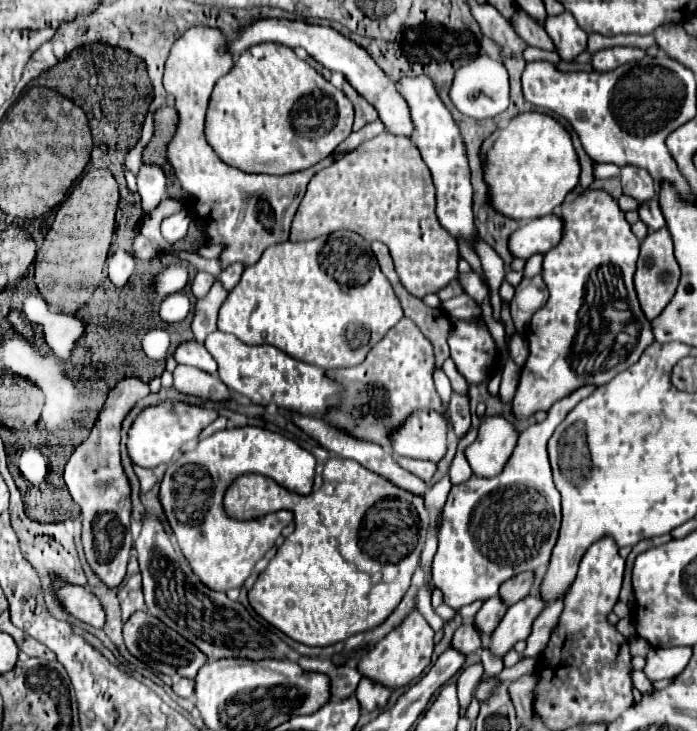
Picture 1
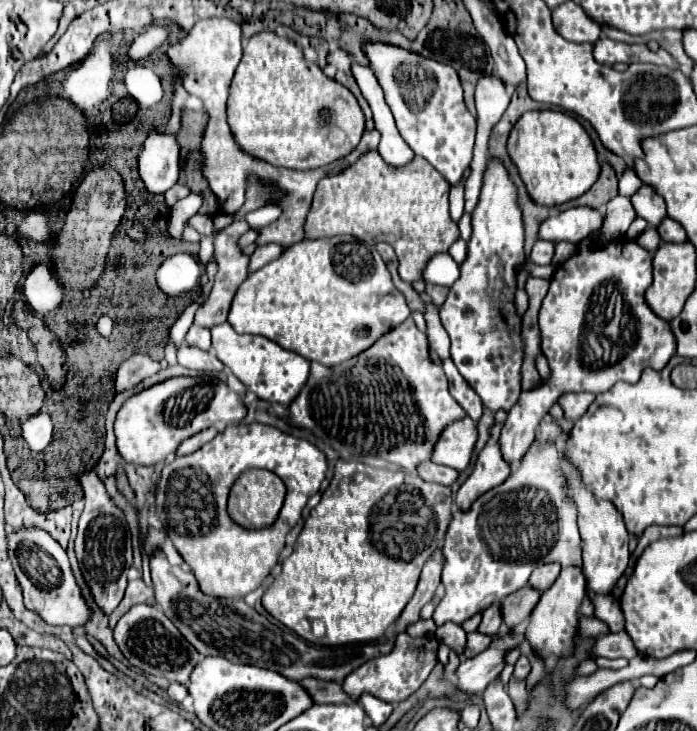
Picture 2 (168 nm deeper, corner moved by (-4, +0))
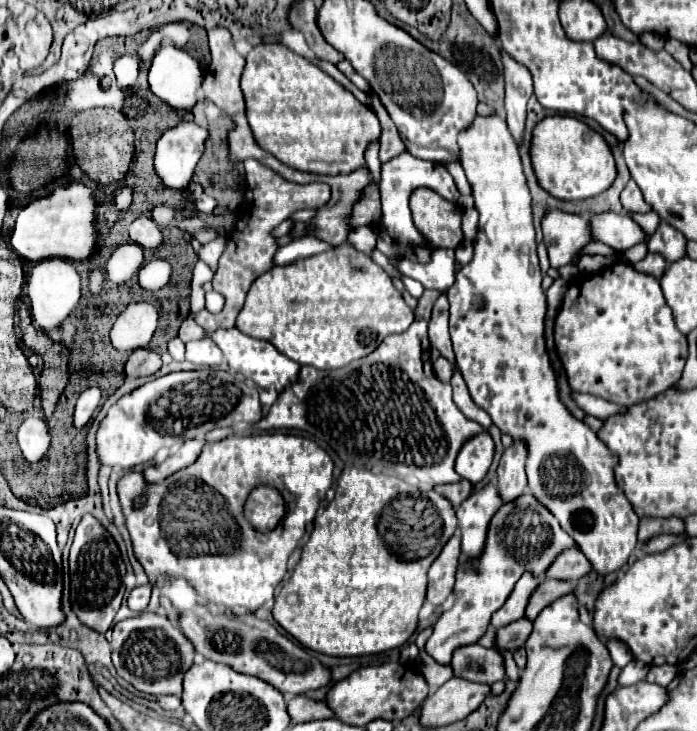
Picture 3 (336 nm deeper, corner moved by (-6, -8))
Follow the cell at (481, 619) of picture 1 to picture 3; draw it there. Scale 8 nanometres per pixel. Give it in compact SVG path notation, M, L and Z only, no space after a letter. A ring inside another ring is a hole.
M553 578L545 580L545 582L539 584L539 588L535 588L535 592L531 594L531 600L529 600L527 608L525 608L525 618L527 618L527 620L535 620L537 614L539 614L547 604L551 604L553 600L557 600L559 596L563 596L563 594L567 594L567 592L571 592L571 590L573 590L573 584L569 584L569 582L561 582L561 580L553 580Z

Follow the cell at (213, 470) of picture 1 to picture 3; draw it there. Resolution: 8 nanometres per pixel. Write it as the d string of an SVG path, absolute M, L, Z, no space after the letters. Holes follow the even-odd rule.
M276 432L272 434L249 436L229 436L229 438L219 440L219 442L209 442L209 444L205 444L201 456L199 456L191 466L187 466L187 468L183 468L183 470L171 474L167 480L163 480L163 482L159 482L159 484L151 484L151 488L147 488L147 484L143 484L143 474L141 474L141 472L129 472L129 474L125 474L125 476L119 480L117 492L119 492L119 500L121 500L121 506L123 506L125 520L127 520L127 528L129 528L131 540L133 540L135 556L137 556L137 560L143 564L143 568L145 568L145 572L147 572L147 576L149 576L151 580L155 580L157 574L183 576L183 578L187 578L187 580L193 584L193 588L199 592L201 598L205 598L205 600L209 600L209 602L215 602L215 604L225 604L227 608L231 608L231 606L243 606L243 608L255 612L259 606L263 606L267 600L273 598L275 586L283 580L283 576L285 576L285 572L287 572L287 558L289 558L289 554L297 548L297 542L299 542L301 536L305 534L305 526L307 526L309 522L313 522L315 512L317 512L317 508L319 508L319 502L325 498L325 494L327 494L327 490L331 488L331 484L333 484L333 460L329 458L329 454L327 454L323 448L319 448L315 442L311 442L311 440L307 440L307 438ZM259 484L269 484L269 486L277 488L277 490L283 494L285 502L287 502L287 512L285 512L283 520L281 520L279 526L277 526L275 530L271 530L269 534L259 534L259 532L255 532L255 530L251 528L251 524L243 518L243 506L239 506L239 502L245 502L247 494L249 494L255 486L259 486ZM143 488L147 488L147 500L143 502L141 508L135 508L135 504L131 504L131 500L135 500L135 496L139 496L139 492L143 492Z

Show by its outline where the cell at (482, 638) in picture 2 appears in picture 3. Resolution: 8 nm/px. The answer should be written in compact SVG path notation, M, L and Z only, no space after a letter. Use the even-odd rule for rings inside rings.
M521 618L517 622L511 622L511 624L503 626L503 628L499 628L497 636L495 636L497 650L513 652L513 650L521 648L525 644L527 636L531 634L531 628L533 628L533 624L527 618Z

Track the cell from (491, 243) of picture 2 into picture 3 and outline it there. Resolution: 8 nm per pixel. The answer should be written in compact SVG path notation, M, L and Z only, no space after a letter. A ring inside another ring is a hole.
M495 114L487 118L477 116L471 128L459 134L459 148L461 166L473 188L475 208L479 212L479 230L473 244L473 260L457 272L455 284L447 290L447 298L451 304L449 332L457 366L467 382L473 402L491 416L493 424L501 432L507 432L513 438L523 438L527 442L527 478L533 496L559 518L563 530L579 544L581 552L587 556L591 568L597 574L607 576L619 572L635 550L639 518L633 512L623 490L619 490L615 484L615 454L607 450L607 446L595 436L589 426L585 426L581 420L575 420L557 396L557 382L543 338L545 294L541 290L531 196L517 152L517 142L511 136L507 124ZM475 294L481 296L481 306L473 306Z

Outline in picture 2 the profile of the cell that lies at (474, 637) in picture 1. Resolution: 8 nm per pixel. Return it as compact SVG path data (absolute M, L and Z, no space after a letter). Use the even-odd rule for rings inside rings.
M493 604L489 606L485 612L483 612L483 622L479 626L479 632L485 632L485 634L499 634L503 626L503 616L501 616L501 604Z

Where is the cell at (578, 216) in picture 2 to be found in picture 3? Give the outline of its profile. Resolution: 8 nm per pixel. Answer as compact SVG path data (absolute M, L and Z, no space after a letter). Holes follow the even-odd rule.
M595 214L589 220L589 226L595 242L603 242L619 252L645 240L643 230L627 214Z

